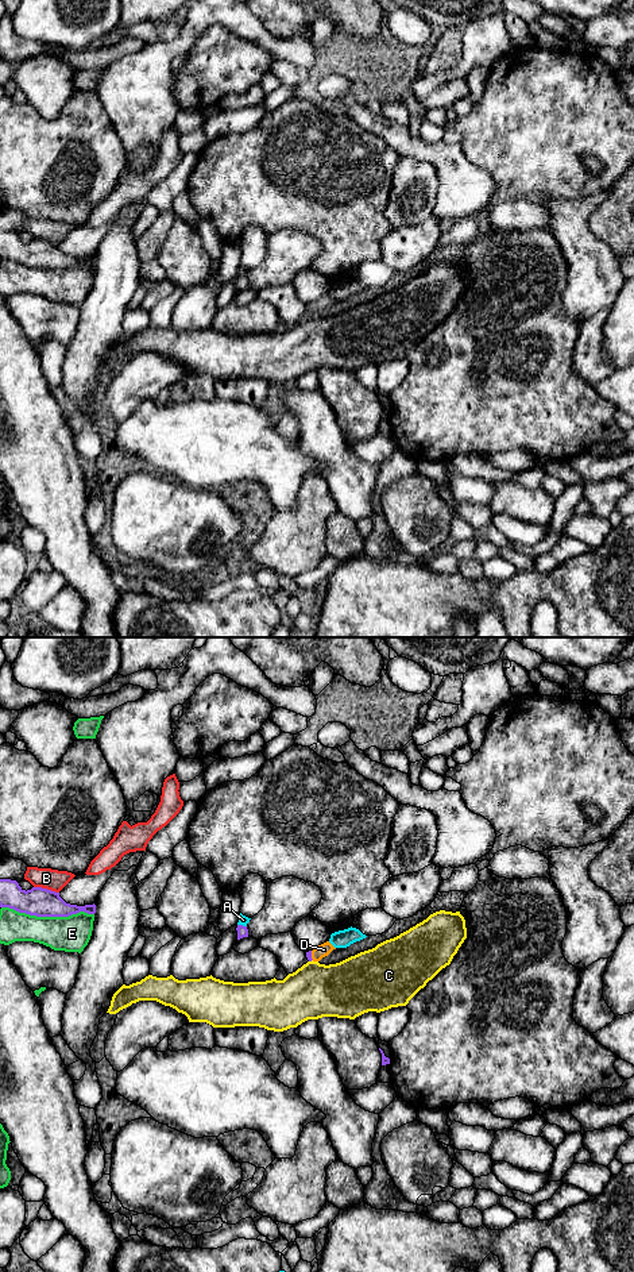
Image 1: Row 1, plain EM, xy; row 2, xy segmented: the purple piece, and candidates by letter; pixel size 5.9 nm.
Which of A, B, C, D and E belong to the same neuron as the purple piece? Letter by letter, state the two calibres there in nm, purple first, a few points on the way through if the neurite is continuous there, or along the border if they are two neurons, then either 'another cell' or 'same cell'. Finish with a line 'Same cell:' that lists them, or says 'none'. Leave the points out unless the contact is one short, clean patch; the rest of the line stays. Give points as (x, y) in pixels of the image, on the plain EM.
A: calibres 60 and 60 nm; another cell
B: calibres 170 and 130 nm; another cell
C: calibres 30 and 320 nm; another cell
D: calibres 30 and 80 nm; way xy (308, 305), (310, 307), (324, 301); same cell
E: calibres 170 and 220 nm; another cell
Same cell: D

